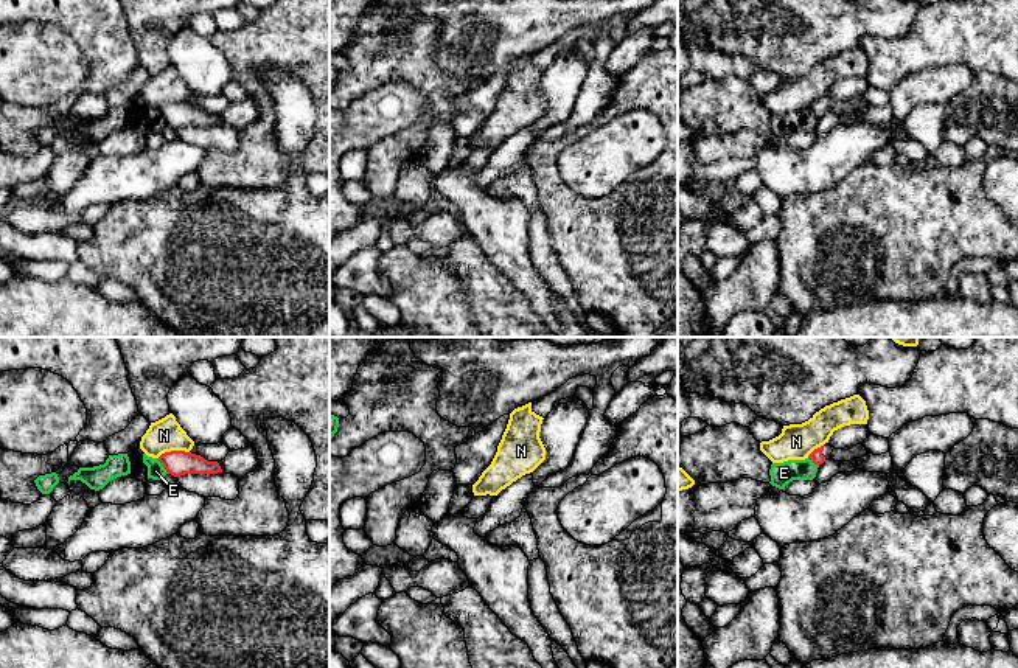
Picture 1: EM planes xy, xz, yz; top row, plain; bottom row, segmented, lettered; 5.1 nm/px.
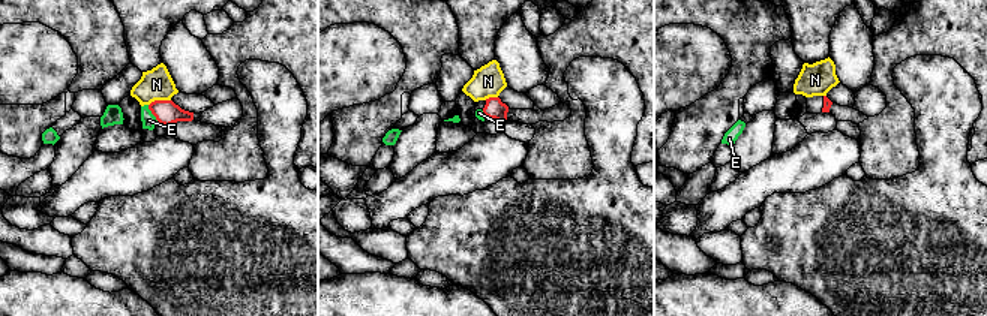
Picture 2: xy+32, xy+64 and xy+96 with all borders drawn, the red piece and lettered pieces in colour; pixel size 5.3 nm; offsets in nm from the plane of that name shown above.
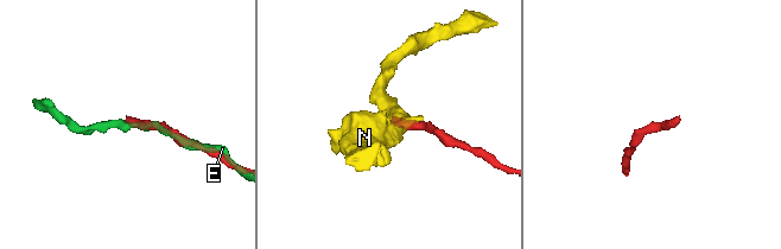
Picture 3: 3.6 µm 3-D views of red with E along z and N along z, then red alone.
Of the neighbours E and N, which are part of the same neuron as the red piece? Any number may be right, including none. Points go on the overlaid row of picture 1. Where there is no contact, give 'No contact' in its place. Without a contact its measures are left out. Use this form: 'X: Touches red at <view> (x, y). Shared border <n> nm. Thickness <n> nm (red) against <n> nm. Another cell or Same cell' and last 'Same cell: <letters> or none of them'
E: Touches red at xy (163, 466). Shared border 100 nm. Thickness 130 nm (red) against 90 nm. Another cell
N: Touches red at xy (173, 451). Shared border 170 nm. Thickness 130 nm (red) against 170 nm. Another cell
Same cell: none of them

